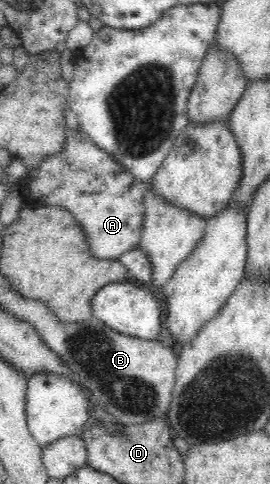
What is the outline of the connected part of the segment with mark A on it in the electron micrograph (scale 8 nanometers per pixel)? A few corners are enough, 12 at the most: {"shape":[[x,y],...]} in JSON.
{"shape":[[79,127],[17,185],[81,224],[97,260],[137,249],[148,184]]}

